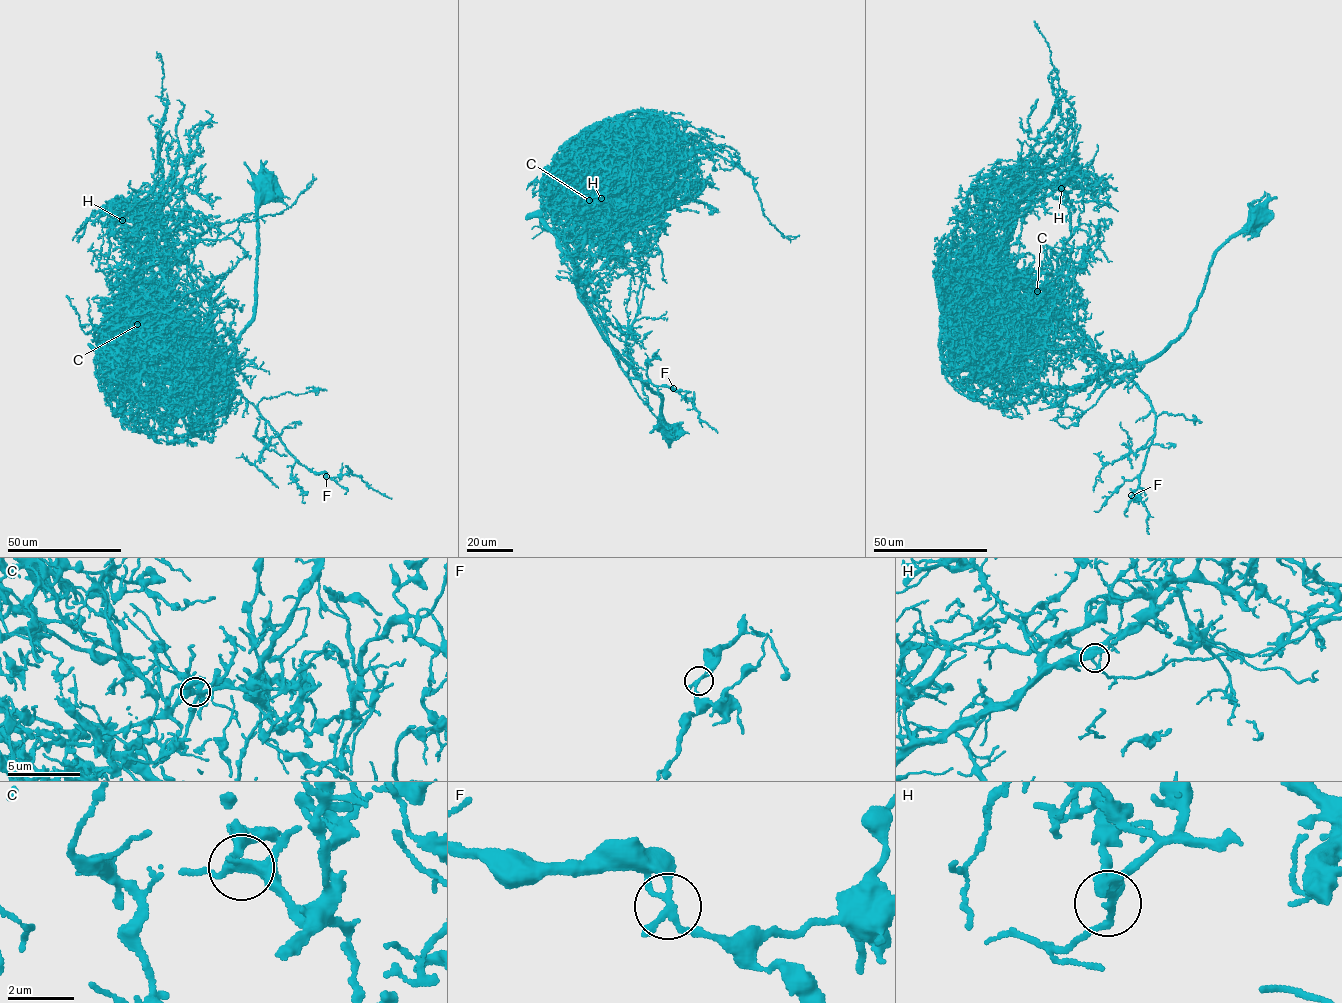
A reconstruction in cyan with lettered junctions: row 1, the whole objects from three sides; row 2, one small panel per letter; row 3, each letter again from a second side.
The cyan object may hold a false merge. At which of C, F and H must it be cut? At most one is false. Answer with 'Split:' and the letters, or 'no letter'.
Split: no letter

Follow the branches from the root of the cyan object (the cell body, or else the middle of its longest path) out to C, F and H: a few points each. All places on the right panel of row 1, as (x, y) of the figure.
C: (1257, 214), (1216, 252), (1187, 328), (1145, 361), (1121, 366), (1097, 364), (1062, 321), (1029, 303), (1037, 291)
F: (1257, 214), (1216, 252), (1187, 328), (1145, 361), (1106, 369), (1134, 381), (1155, 415), (1131, 495)
H: (1257, 214), (1216, 252), (1177, 338), (1145, 361), (1105, 365), (1018, 294), (998, 253), (1014, 215), (1061, 188)

